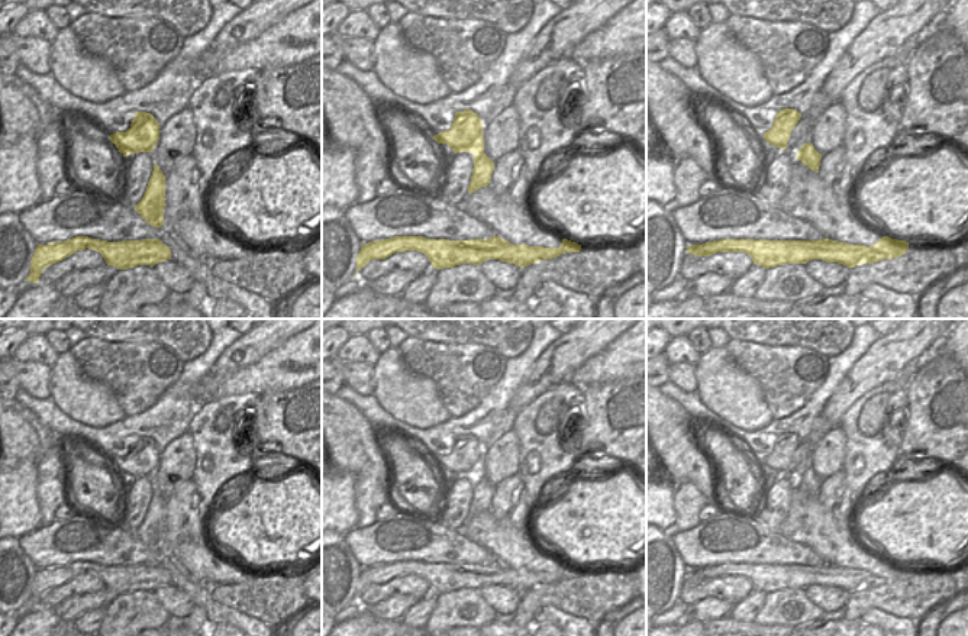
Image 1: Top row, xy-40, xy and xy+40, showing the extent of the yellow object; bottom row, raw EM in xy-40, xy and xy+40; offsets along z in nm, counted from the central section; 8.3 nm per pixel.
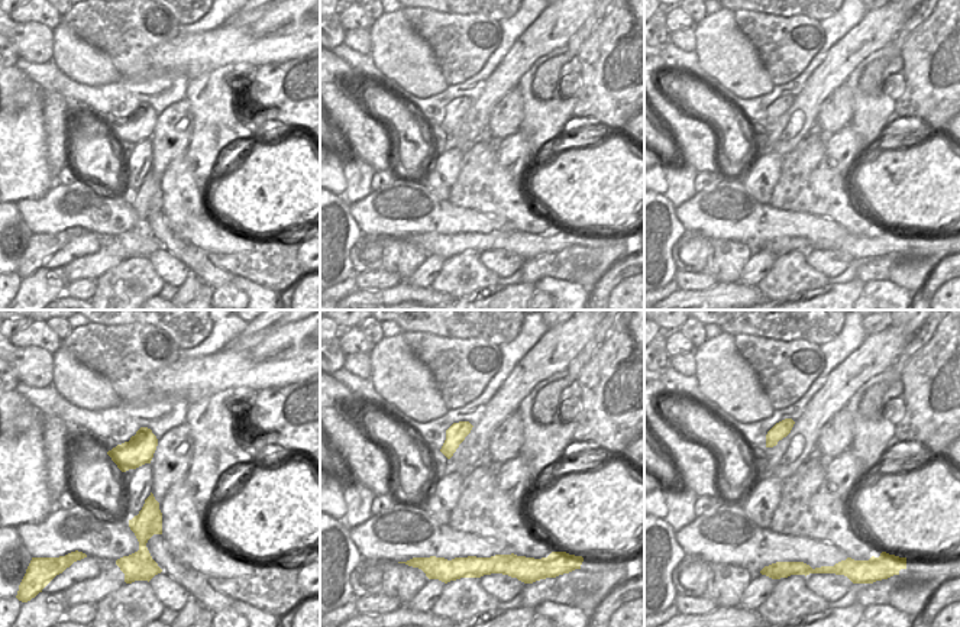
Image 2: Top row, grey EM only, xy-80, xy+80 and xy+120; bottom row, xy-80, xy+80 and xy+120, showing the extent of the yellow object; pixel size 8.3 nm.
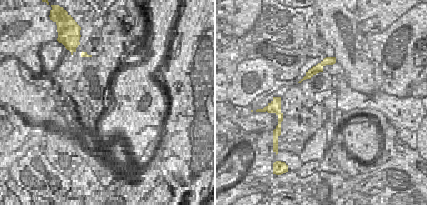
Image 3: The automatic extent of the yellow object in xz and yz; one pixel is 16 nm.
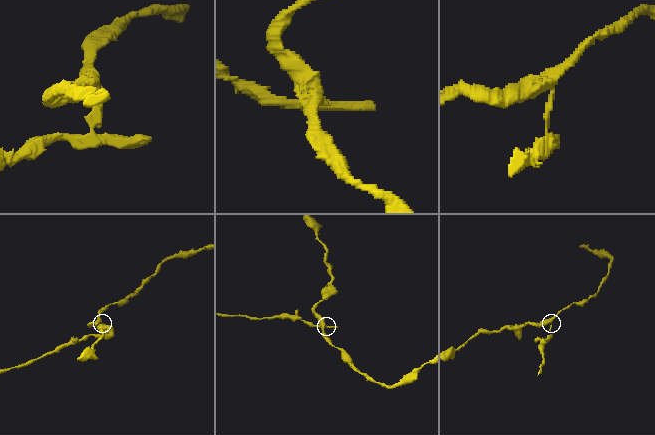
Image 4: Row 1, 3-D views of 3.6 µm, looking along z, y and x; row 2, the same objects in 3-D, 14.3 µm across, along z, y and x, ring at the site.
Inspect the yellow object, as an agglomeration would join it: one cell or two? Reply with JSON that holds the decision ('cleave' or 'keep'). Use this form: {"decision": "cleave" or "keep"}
{"decision": "cleave"}

